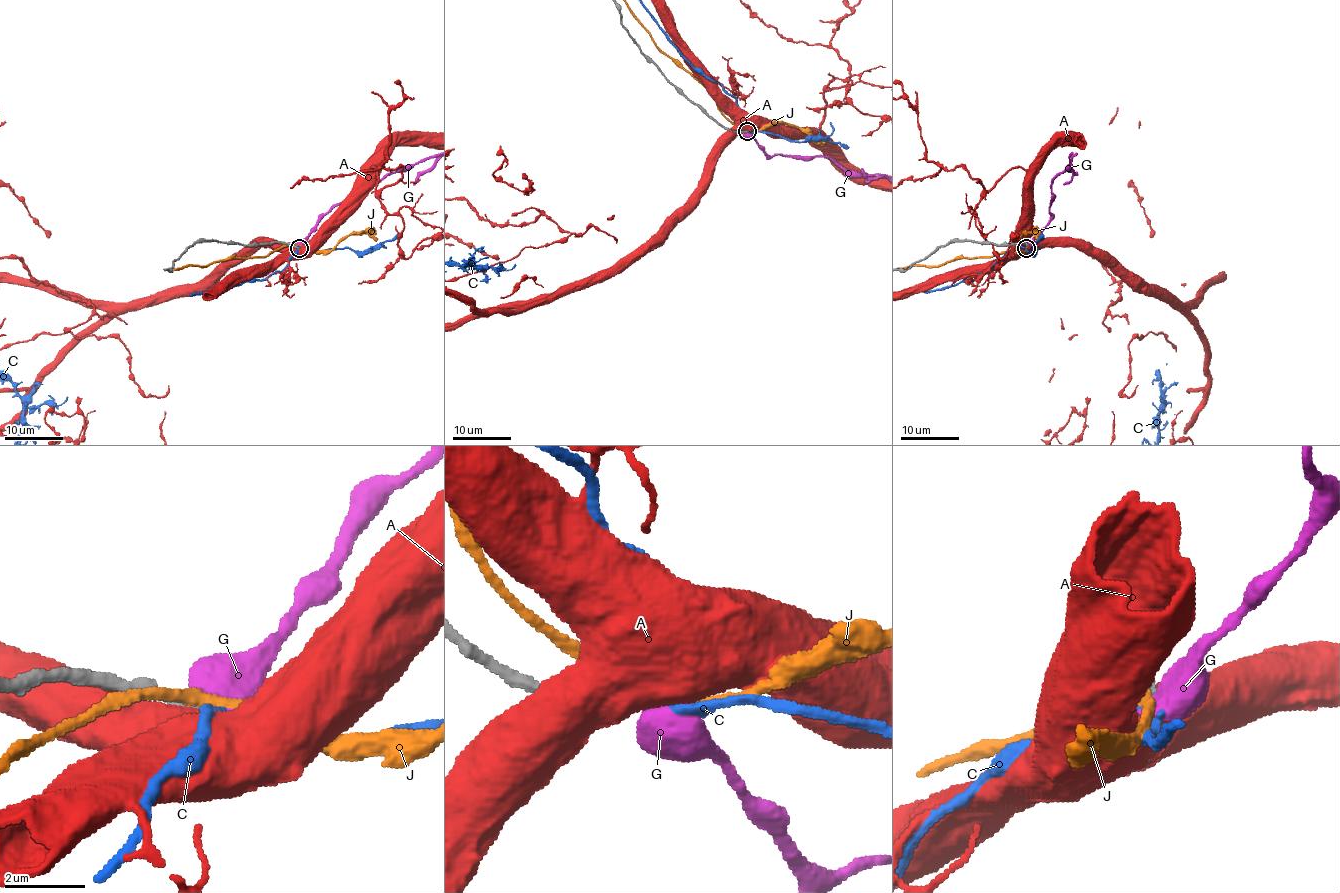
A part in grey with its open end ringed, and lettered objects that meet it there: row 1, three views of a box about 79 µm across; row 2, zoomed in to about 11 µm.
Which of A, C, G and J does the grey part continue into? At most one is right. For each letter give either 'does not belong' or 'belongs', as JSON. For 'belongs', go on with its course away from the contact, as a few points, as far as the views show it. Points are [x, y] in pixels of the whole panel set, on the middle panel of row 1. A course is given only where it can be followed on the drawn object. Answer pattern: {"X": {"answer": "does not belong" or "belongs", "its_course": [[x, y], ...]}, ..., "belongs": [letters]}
{"A": {"answer": "does not belong"}, "C": {"answer": "does not belong"}, "G": {"answer": "belongs"}, "J": {"answer": "does not belong"}, "belongs": ["G"]}

